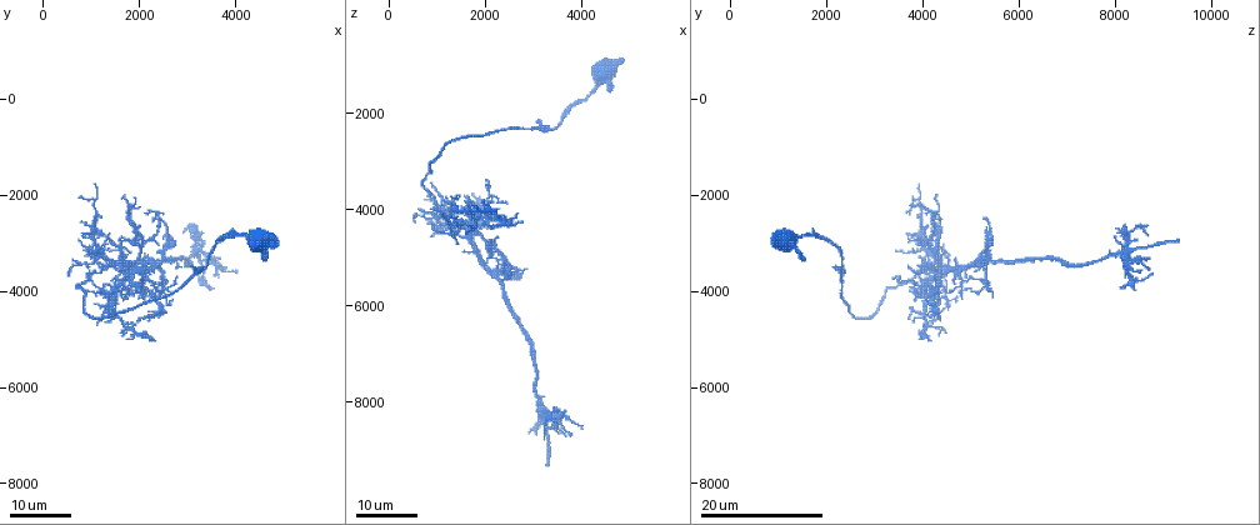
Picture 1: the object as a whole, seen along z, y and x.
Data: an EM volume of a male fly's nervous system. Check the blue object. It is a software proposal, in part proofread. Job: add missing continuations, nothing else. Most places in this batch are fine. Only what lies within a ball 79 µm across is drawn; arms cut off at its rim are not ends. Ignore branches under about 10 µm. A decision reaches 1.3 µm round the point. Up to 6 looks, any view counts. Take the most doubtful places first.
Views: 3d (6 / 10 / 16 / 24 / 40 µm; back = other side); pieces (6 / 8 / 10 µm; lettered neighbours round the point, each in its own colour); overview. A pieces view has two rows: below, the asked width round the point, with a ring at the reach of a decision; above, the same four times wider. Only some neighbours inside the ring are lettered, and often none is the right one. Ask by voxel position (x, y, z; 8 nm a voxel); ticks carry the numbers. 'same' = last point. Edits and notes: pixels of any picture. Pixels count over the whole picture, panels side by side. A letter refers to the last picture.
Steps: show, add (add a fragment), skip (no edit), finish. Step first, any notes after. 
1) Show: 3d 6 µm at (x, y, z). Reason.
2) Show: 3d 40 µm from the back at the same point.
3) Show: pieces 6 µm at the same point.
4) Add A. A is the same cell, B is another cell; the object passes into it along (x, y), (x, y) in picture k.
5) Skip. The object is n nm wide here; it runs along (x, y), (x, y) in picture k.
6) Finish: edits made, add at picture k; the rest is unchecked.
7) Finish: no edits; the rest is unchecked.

Show: 3d 24 µm at (3150, 2600, 8200).

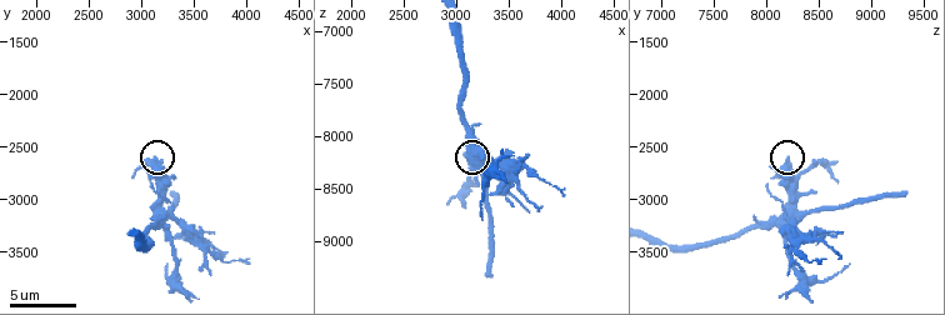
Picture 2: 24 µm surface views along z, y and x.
Show: pieces 6 µm at (3120, 2640, 8200). See the neighbours.

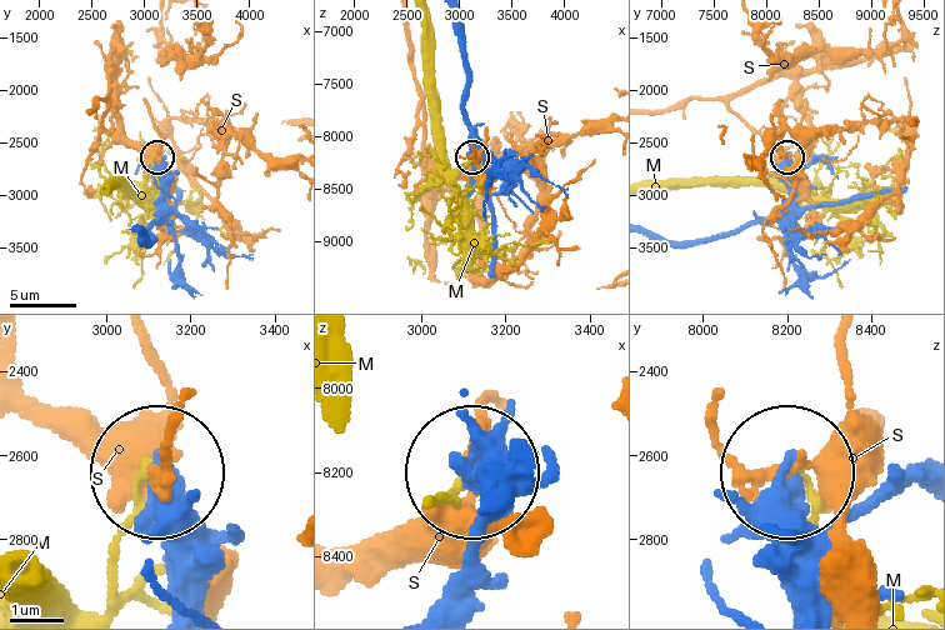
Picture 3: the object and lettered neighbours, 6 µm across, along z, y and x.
Skip. M and S are other cells; it runs along (791, 603), (791, 473) in picture 3; none of them fits.

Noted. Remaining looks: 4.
Show: 3d 24 µm at (850, 2850, 3750). An open end.

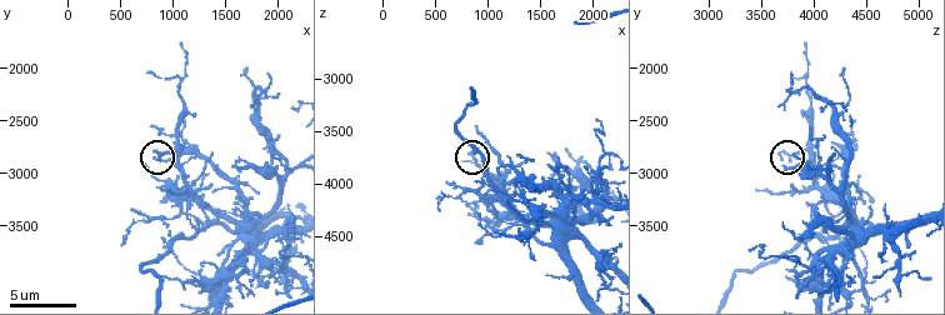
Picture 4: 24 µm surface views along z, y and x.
Show: pieces 6 µm at (840, 2860, 3720).

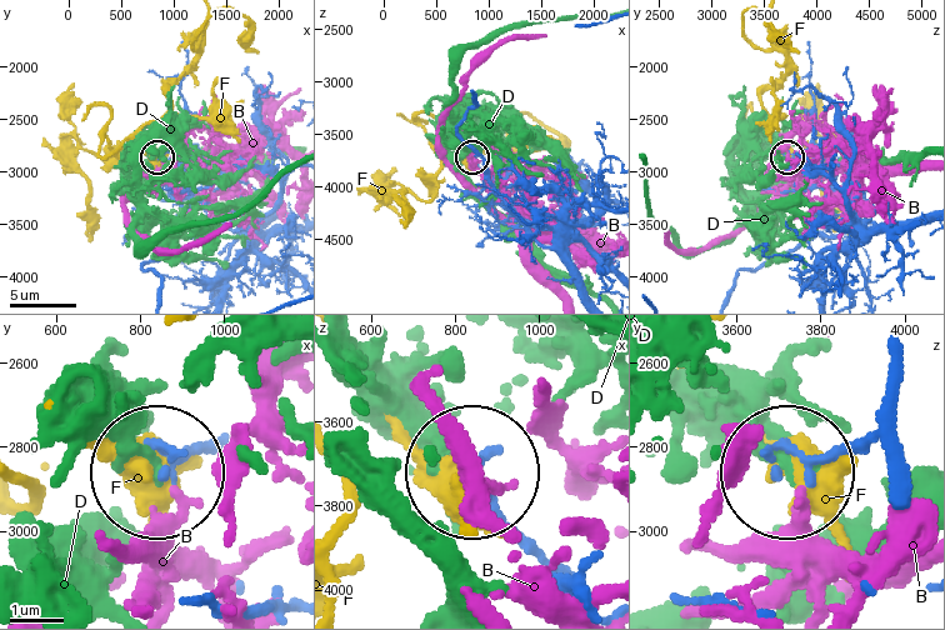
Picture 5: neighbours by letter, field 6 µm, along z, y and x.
Skip. B, D and F are other cells; it runs along (885, 469), (859, 456), (783, 465) in picture 5; none of them fits.

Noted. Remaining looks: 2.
Show: pieces 8 µm at (1620, 2940, 3720). An open end.

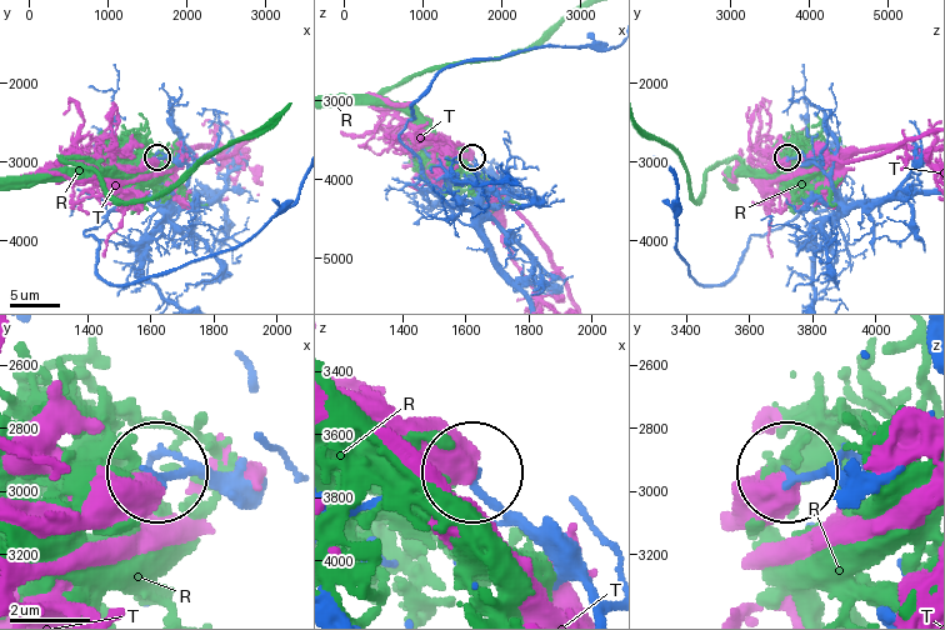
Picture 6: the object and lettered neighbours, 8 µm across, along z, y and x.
Skip. R and T are other cells; it runs along (223, 491), (193, 475), (155, 475) in picture 6; none of them fits.

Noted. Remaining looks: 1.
Finish: no edits; the rest is unchecked.

